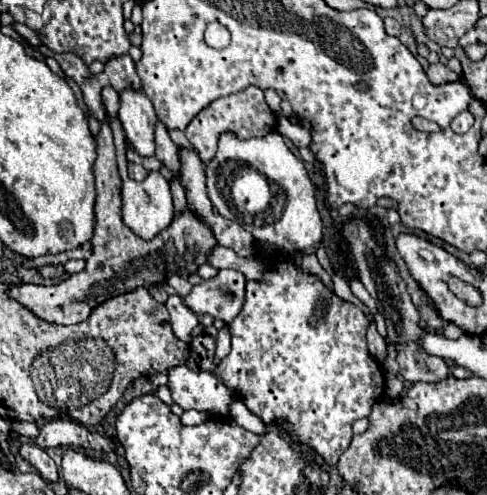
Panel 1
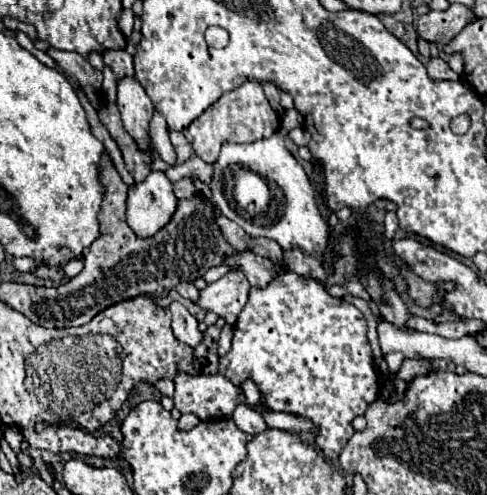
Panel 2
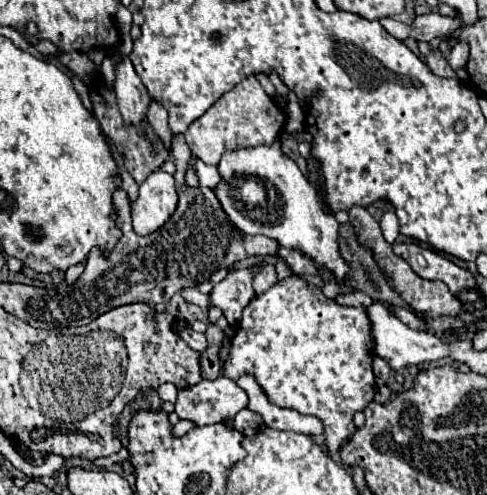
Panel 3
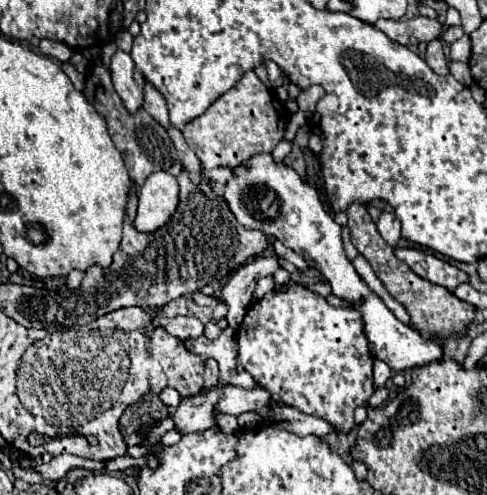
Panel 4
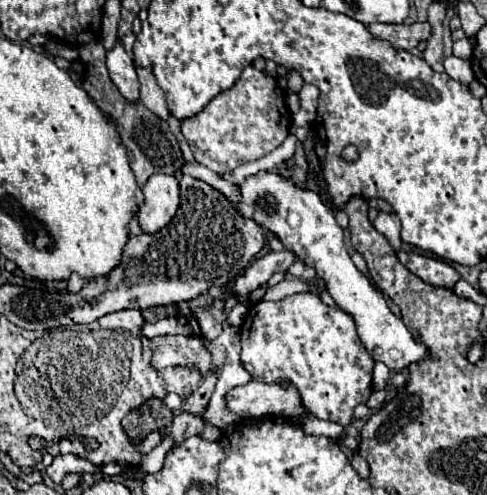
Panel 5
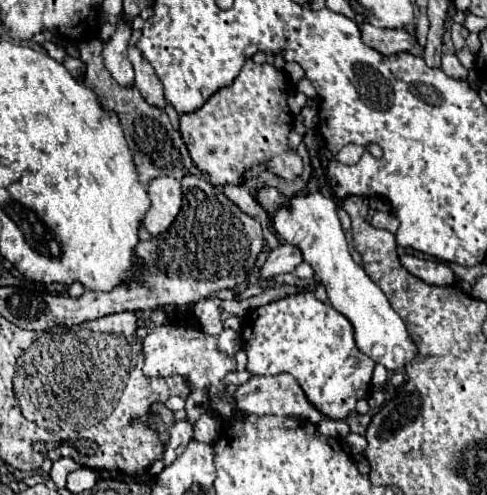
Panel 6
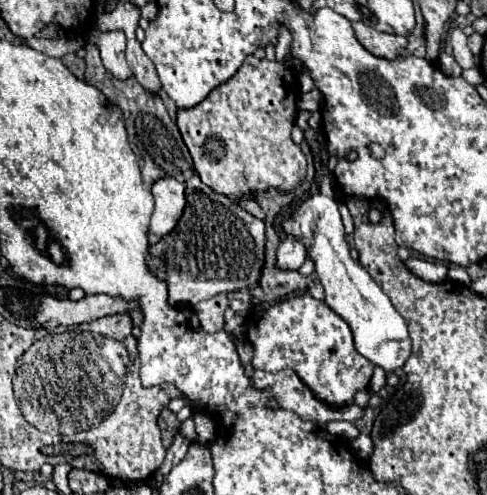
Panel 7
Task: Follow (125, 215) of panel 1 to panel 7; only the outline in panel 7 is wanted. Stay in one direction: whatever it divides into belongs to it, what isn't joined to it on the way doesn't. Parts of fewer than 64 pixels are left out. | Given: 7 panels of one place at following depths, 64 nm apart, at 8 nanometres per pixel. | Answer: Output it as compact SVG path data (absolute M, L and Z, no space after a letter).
M160 178L152 186L152 196L156 200L156 208L150 220L150 232L158 236L166 236L176 228L184 206L186 206L186 186L174 178Z

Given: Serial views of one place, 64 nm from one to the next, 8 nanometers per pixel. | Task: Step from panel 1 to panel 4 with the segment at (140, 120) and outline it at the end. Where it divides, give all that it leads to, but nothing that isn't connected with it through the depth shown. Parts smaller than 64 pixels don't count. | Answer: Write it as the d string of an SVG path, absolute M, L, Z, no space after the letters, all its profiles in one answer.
M116 50L110 60L110 74L118 96L122 98L128 112L136 112L142 106L142 88L144 76L134 66L130 54Z

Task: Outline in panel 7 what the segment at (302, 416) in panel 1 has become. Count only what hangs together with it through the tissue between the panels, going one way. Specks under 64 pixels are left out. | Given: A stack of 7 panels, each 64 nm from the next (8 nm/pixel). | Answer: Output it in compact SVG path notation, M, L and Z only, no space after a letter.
M302 294L258 310L256 318L252 328L248 326L248 338L254 348L254 368L266 372L292 368L320 400L332 406L344 406L352 402L358 390L368 388L374 364L356 352L348 324L326 302Z

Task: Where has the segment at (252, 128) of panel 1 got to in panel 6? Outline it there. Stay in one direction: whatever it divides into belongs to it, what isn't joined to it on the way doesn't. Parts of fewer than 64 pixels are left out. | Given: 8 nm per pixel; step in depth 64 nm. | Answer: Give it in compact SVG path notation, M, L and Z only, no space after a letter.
M248 58L230 86L214 92L198 110L180 116L180 134L194 166L214 188L242 184L244 170L262 162L274 176L286 182L302 174L302 158L288 146L288 134L294 124L288 108L290 94L292 84L284 70L278 70L274 64L256 64Z

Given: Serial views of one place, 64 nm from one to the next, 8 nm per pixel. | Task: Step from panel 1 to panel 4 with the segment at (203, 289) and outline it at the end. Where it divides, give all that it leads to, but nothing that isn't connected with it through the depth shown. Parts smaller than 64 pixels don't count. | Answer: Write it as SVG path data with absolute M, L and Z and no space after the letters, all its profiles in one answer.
M260 256L248 262L246 266L242 266L236 274L232 274L232 278L222 288L222 294L220 294L220 298L228 304L226 320L230 328L236 330L242 324L242 318L250 306L250 296L256 288L256 282L260 278L272 276L278 268L280 268L278 256Z

